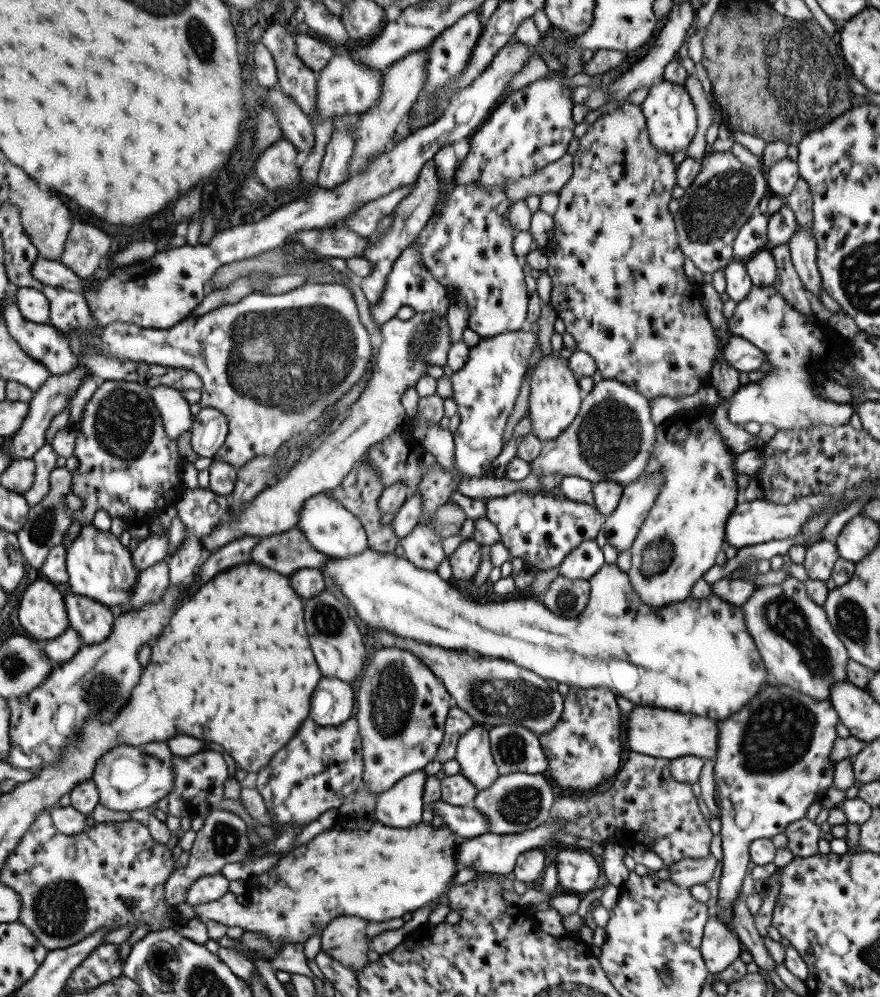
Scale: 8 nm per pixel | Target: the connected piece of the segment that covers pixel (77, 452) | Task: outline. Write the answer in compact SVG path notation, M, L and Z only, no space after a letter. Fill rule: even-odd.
M113 379L99 382L89 402L84 406L72 456L77 459L78 467L71 471L70 490L81 497L83 506L70 516L71 523L61 539L61 545L65 549L71 546L75 536L79 536L79 532L87 524L91 524L95 510L103 509L110 518L124 519L126 522L141 521L151 510L173 505L182 491L179 480L183 462L177 452L176 440L171 440L165 434L150 390L141 384Z

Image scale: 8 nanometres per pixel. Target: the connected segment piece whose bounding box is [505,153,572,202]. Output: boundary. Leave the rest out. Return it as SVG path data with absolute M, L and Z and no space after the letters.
M565 153L553 163L538 168L529 178L507 183L506 197L509 201L523 201L527 195L559 193L572 175L572 156Z

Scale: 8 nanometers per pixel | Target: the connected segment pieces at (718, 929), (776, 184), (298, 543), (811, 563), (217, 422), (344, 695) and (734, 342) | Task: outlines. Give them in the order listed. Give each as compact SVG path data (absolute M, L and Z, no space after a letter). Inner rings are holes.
M713 915L709 916L702 930L700 955L709 976L719 974L727 968L743 950L740 940Z
M783 157L768 168L765 178L769 194L781 199L789 196L800 178L796 161Z
M296 527L283 534L261 537L251 552L251 562L285 576L301 568L323 568L329 560L335 558L316 552Z
M821 539L805 548L802 565L811 580L825 581L831 578L833 564L839 556L835 544Z
M201 408L192 416L189 431L190 447L196 456L212 457L226 437L227 419L217 409Z
M321 678L309 700L309 718L319 726L337 726L351 718L353 701L351 685L335 678Z
M731 335L722 346L722 360L737 372L747 373L766 362L766 356L744 338Z

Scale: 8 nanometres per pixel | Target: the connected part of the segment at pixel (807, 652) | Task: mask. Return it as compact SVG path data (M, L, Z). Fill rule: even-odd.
M786 572L785 581L777 585L755 587L747 602L741 605L741 611L746 631L758 649L766 675L771 682L787 685L812 699L828 701L830 686L839 681L847 681L845 667L849 656L846 648L831 630L823 606L813 603L811 598L807 597L803 581L797 581Z

